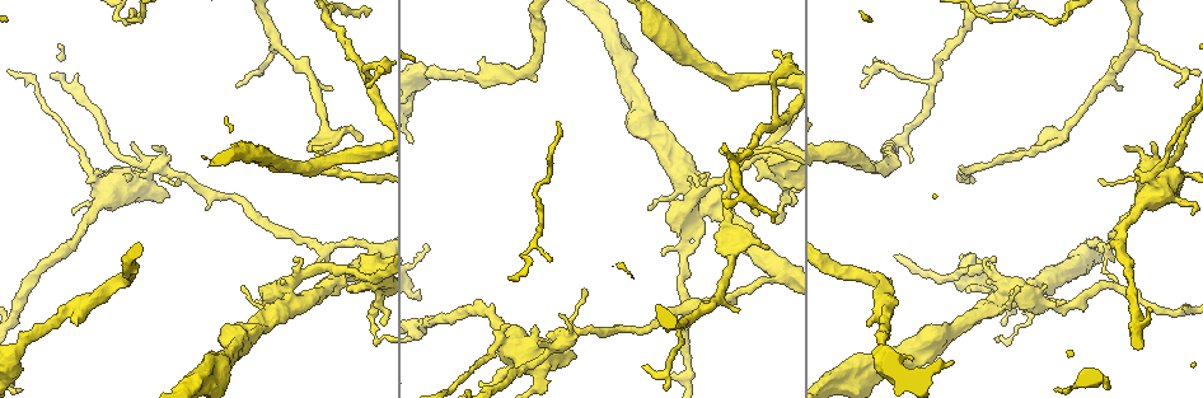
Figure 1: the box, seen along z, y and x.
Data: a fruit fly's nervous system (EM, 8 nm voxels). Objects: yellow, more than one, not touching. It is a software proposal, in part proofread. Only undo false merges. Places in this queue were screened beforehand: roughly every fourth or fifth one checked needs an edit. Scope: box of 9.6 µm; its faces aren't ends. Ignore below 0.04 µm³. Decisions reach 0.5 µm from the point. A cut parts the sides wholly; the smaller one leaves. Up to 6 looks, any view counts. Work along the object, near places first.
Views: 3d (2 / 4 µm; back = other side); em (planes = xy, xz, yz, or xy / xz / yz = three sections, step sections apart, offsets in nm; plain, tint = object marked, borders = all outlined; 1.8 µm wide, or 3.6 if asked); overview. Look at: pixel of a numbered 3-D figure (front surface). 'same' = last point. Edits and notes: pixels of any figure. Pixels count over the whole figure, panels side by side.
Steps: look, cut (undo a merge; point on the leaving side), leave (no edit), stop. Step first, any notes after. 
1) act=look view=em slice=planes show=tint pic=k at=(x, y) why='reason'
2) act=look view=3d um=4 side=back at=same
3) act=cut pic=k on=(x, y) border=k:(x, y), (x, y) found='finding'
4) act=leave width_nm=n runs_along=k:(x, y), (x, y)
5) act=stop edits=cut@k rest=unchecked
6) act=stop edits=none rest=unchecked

act=look view=em slice=xz step=4 show=tint pic=1 at=(325, 291) why='sharp bend'

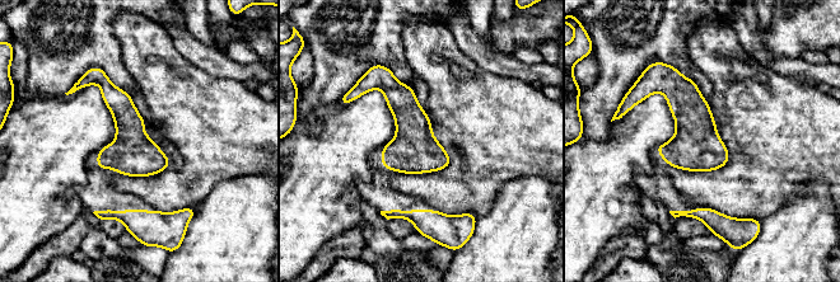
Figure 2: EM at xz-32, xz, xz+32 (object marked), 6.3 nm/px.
act=leave found='continuous, no second neuron'

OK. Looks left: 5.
act=look view=em um=3.6 slice=planes show=tint pic=1 at=(365, 271) why='sudden change in width'

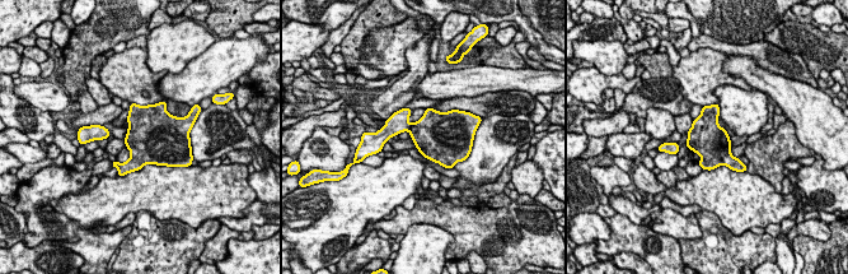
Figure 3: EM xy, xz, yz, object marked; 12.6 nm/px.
act=leave found='continuous, no second neuron'

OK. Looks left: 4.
act=look view=3d um=4 pic=1 at=(1176, 179) why='thick turns thin'

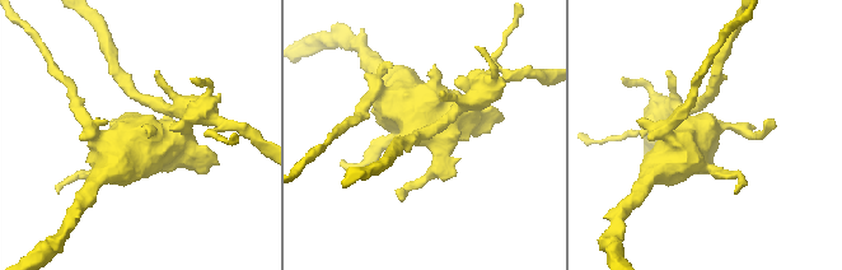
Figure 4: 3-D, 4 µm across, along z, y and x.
act=look view=em slice=xz step=4 show=tint pic=4 at=(708, 129) why='need the tissue'

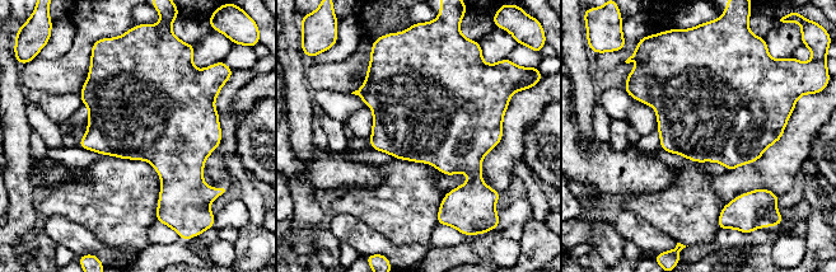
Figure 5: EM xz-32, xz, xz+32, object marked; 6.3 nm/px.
act=look view=em slice=planes show=tint at=same

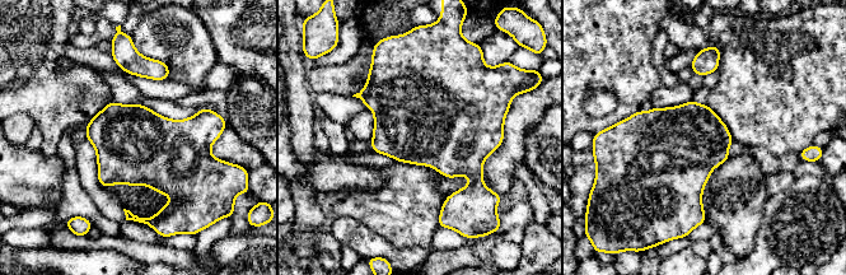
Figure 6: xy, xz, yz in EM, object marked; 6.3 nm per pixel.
act=leave found='one neuron here'

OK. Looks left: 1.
act=stop edits=none rest=unchecked

